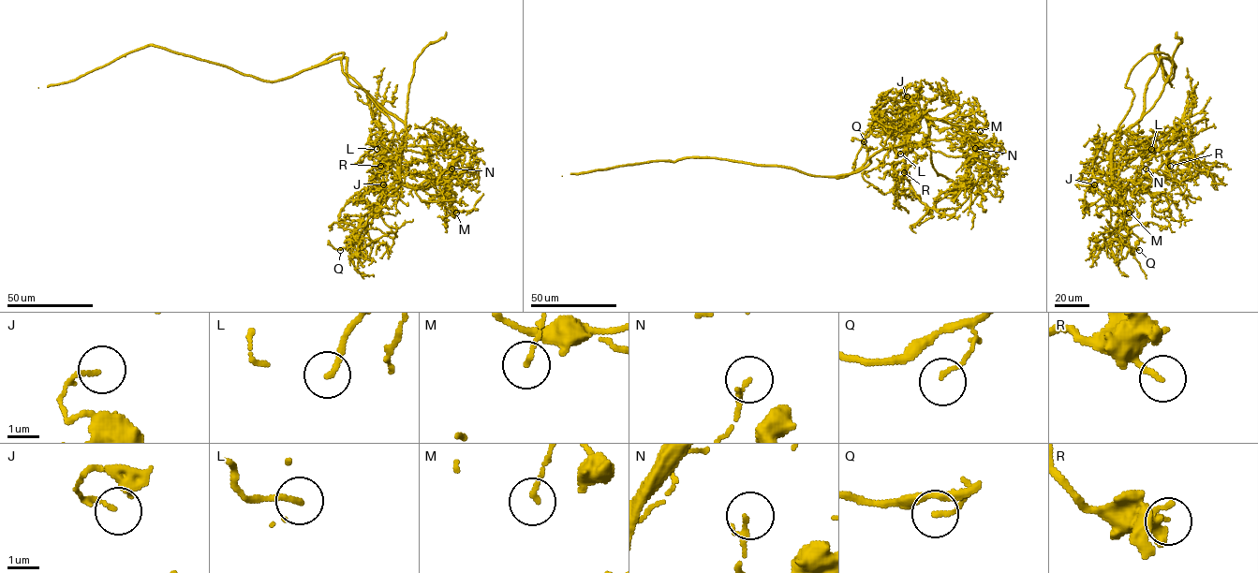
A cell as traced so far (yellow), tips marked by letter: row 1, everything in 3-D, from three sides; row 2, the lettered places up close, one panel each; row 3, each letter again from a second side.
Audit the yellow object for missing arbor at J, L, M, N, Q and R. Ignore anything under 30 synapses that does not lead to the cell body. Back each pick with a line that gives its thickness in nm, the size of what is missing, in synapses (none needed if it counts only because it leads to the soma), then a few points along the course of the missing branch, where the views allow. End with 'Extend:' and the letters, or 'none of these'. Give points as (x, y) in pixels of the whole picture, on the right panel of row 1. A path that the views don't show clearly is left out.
Extend: none of these

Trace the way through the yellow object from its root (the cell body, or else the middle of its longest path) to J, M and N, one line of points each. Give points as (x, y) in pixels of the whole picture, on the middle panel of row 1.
J: (880, 151), (920, 145), (927, 139), (926, 117), (920, 113), (917, 98), (907, 96)
M: (880, 151), (923, 142), (928, 135), (927, 120), (924, 114), (964, 125), (971, 132), (980, 131)
N: (880, 151), (923, 142), (928, 135), (927, 120), (924, 114), (951, 124), (975, 148)

